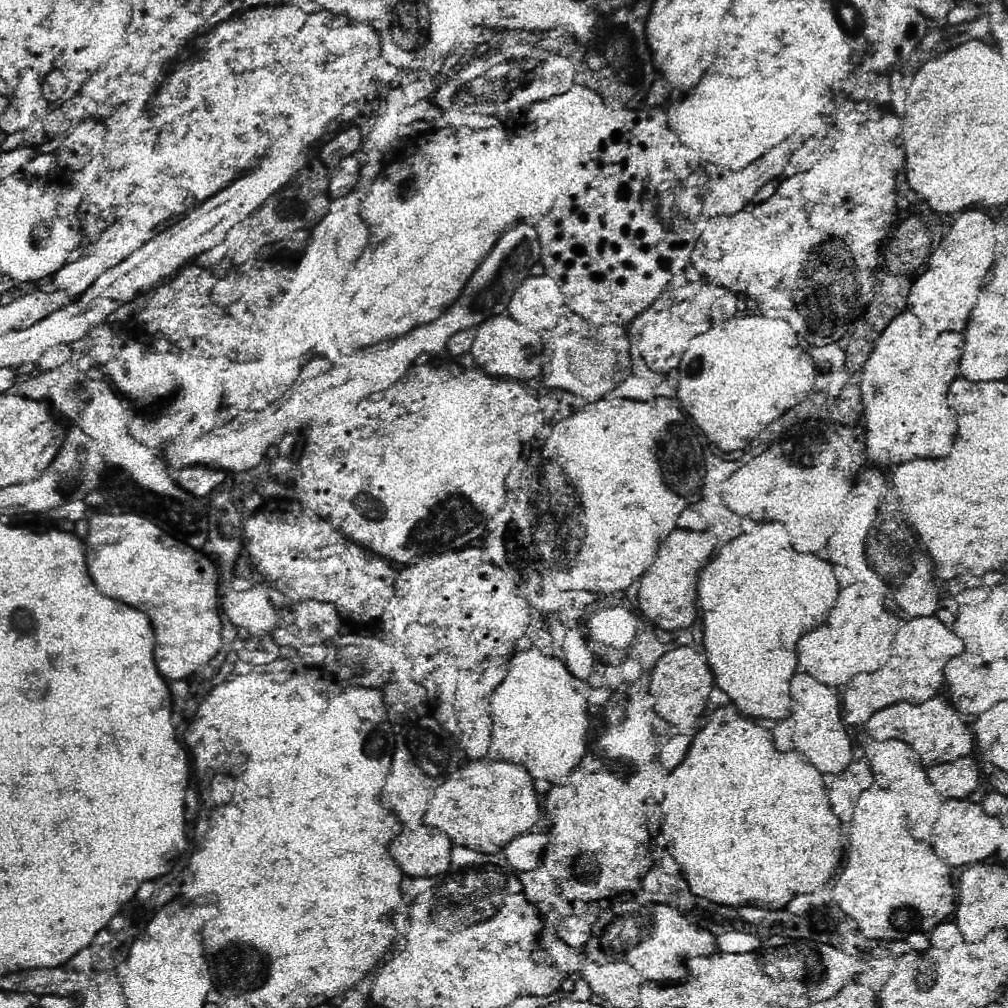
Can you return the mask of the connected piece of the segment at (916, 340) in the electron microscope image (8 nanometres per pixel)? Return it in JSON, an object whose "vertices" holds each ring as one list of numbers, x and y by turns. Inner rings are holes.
{"vertices":[[903,312,899,314,897,318,893,318,889,322,889,326,883,330,883,334,879,336,877,340,877,346,873,350,873,354,869,356,869,360,865,362,865,370,863,370,863,378,861,378,861,400,863,400,863,412,865,412,865,422,867,422,867,454,869,458,877,464,877,466,897,466,897,464,903,464,903,462,911,462,915,458,945,458,949,452,951,452,951,444,953,444,953,432,955,432,955,422,949,414,949,408,947,408,947,402,945,402,945,396,947,396,947,388,949,384,957,378,957,370,959,370,959,358,961,358,961,352,963,352,963,342,959,338,959,334,955,332,943,332,939,334,935,340,927,340,919,322,915,320,915,316]]}

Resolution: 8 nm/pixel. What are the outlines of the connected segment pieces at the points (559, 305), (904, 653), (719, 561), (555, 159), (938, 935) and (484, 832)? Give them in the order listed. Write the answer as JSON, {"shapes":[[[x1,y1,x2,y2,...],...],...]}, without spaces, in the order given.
{"shapes":[[[531,276,515,292,509,312,533,332,553,330,559,324,565,298,549,276]],[[935,616,929,618,913,618,907,624,903,624,895,638,893,638,893,650,885,664,871,674,857,674,847,686,843,694,843,710,849,724,863,724,871,714,877,710,897,704,897,702,909,702,909,704,921,704,935,696,937,688,945,682,945,664,947,660,965,654,967,648,959,640,959,636,951,630,947,630]],[[759,524,753,534,739,534,701,570,697,596,705,622,703,658,711,666,717,686,743,714,775,720,787,716,791,708,789,682,795,674,793,648,807,630,813,630,823,622,835,606,837,594,839,586,835,580,835,566,829,560,819,560,815,554,795,552,789,534,781,524]],[[573,84,567,92,531,106,527,124,523,126,493,126,487,130,439,128,431,138,417,140,409,156,389,164,375,180,371,196,361,208,363,218,371,224,373,236,365,252,353,262,353,270,347,270,343,292,331,316,331,332,321,342,325,358,337,364,341,356,361,346,397,338,417,326,417,322,439,320,447,306,463,294,463,286,511,222,527,218,537,224,547,214,551,202,559,196,559,182,567,164,575,162,581,154,587,128,599,122,603,112,605,104,597,92]],[[943,922,939,926,935,926,929,934,927,934,927,942,933,948,951,948,953,944,961,942,961,936,957,932,957,928,951,922]],[[485,756,463,766,439,786,423,820,427,826,447,834,453,844,493,854,515,834,531,828,537,816,539,810,533,800,533,778,527,774,525,766]]]}

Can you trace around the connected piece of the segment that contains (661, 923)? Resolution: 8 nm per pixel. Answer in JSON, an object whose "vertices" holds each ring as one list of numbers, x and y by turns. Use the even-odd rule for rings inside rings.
{"vertices":[[619,902,605,910,595,924,591,924,591,938,583,944,583,954,595,964,625,962,643,980,663,982,681,980,687,974,685,960,693,956,705,956,715,950,715,938,679,918,665,904,639,904,639,902]]}

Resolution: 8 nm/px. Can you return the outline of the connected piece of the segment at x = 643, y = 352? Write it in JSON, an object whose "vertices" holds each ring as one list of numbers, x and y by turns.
{"vertices":[[679,276,673,278,663,296,645,314,641,314,630,328,632,361,635,359,633,357,642,357,653,372,669,374,679,366,693,336,707,332,715,322,727,322,733,318,735,302,737,296,727,288,691,284]]}

